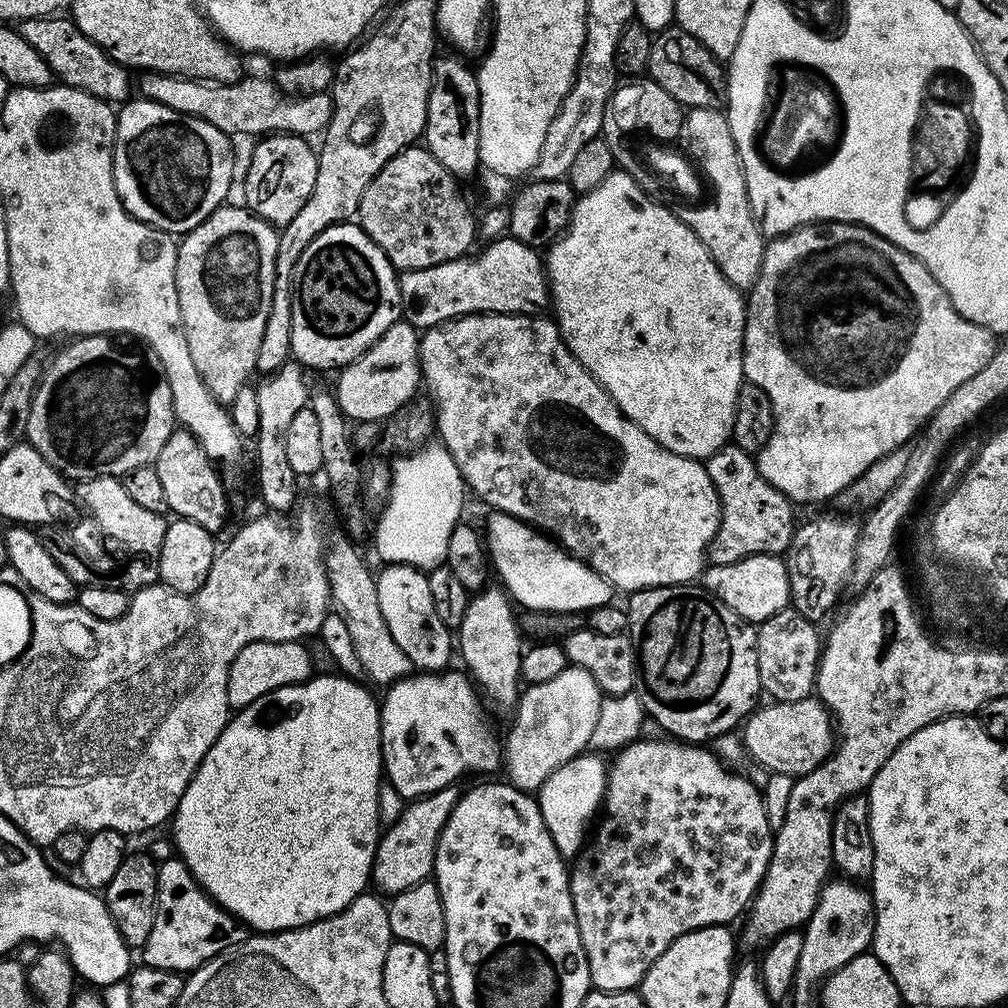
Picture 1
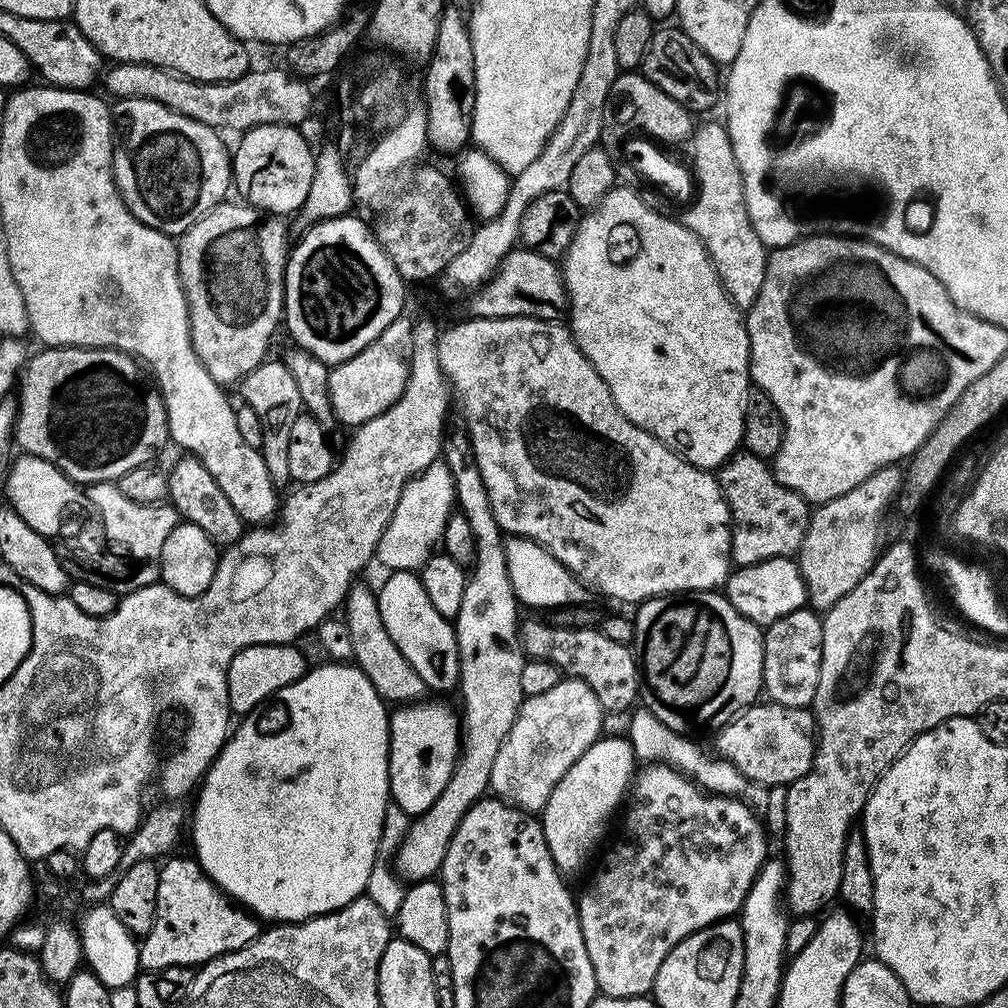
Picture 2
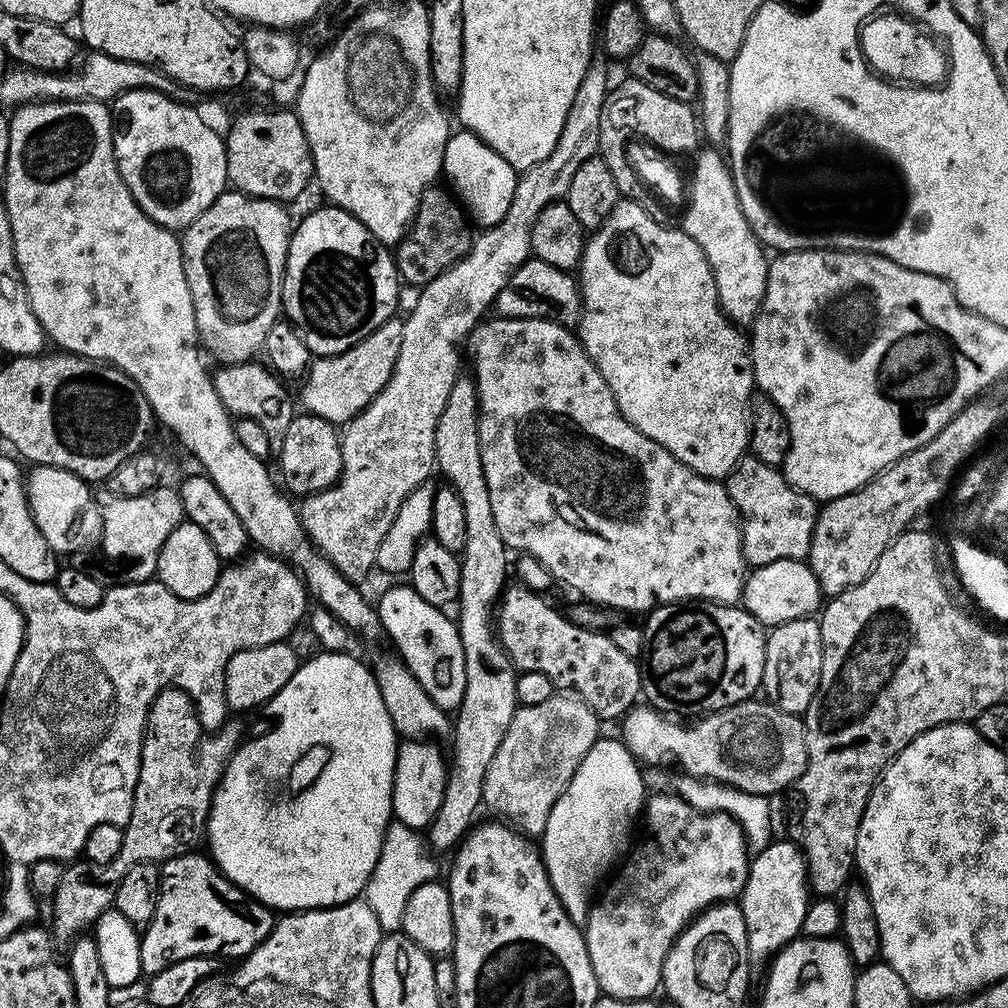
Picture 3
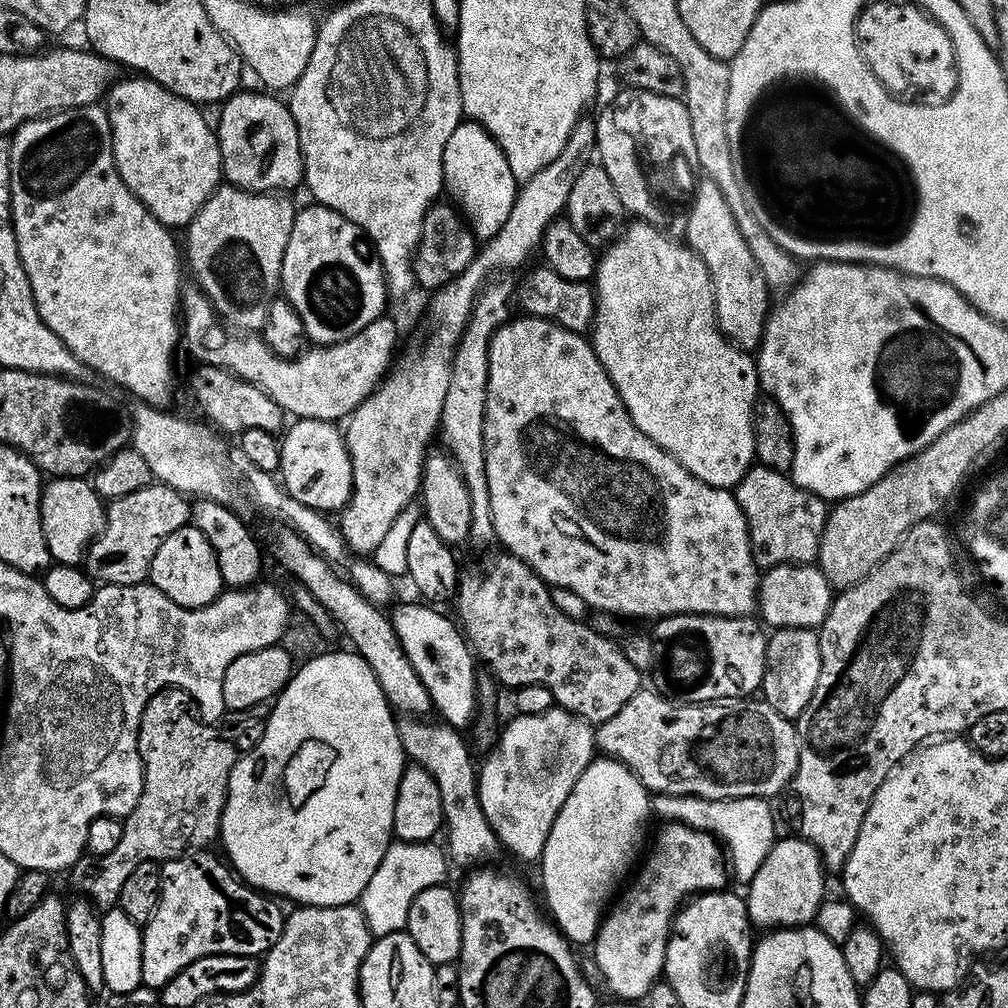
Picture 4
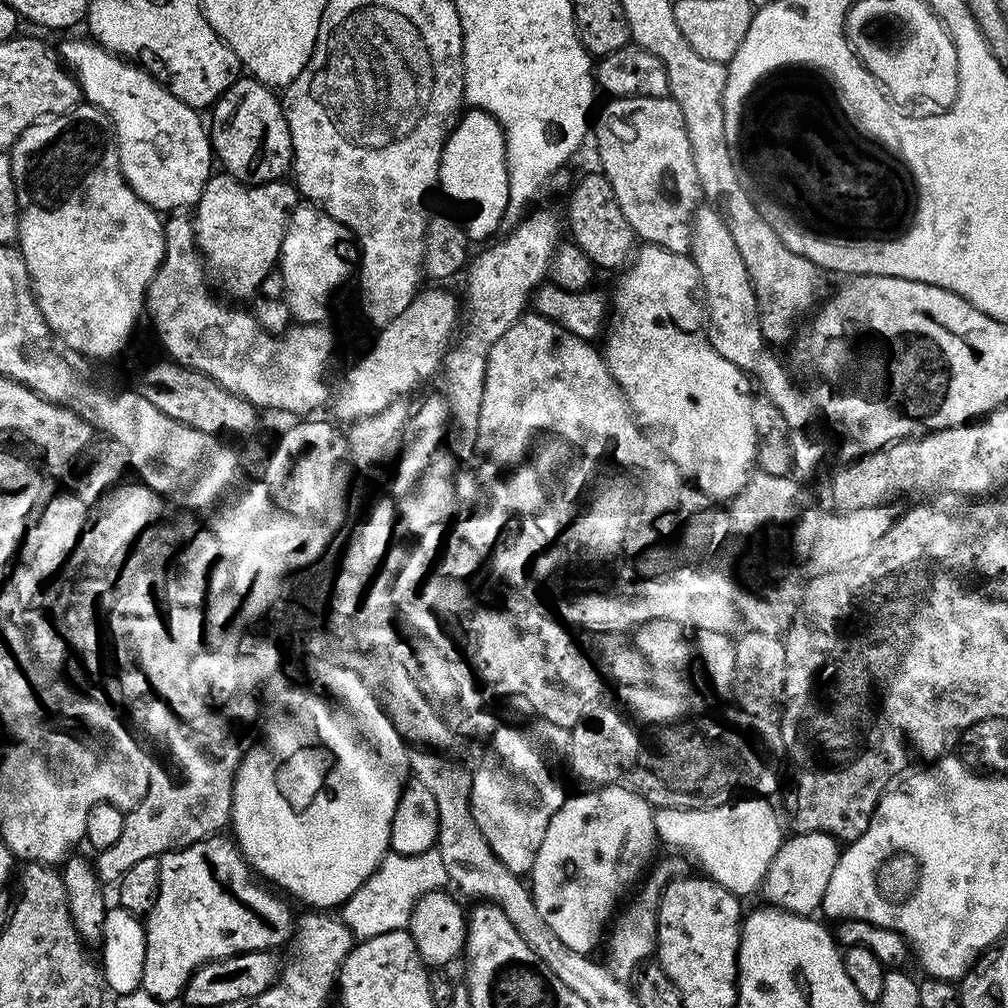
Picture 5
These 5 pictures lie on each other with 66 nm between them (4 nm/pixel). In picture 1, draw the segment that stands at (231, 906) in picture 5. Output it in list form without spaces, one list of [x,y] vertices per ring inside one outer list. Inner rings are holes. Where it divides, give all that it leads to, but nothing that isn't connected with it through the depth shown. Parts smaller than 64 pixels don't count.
[[[183,860],[159,861],[154,930],[150,930],[150,938],[142,949],[143,963],[147,967],[191,974],[218,953],[248,939],[249,935],[245,925],[201,888]]]

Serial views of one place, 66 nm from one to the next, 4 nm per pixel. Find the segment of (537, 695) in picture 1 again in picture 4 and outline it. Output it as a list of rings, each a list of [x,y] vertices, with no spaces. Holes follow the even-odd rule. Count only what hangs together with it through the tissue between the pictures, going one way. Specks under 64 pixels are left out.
[[[553,706],[542,714],[513,715],[508,725],[503,725],[498,739],[493,743],[488,756],[478,768],[476,792],[480,795],[480,805],[486,814],[486,822],[494,830],[499,847],[509,848],[520,860],[539,861],[544,853],[546,838],[550,838],[550,826],[562,810],[562,802],[570,798],[570,790],[594,758],[594,728],[588,721]]]

